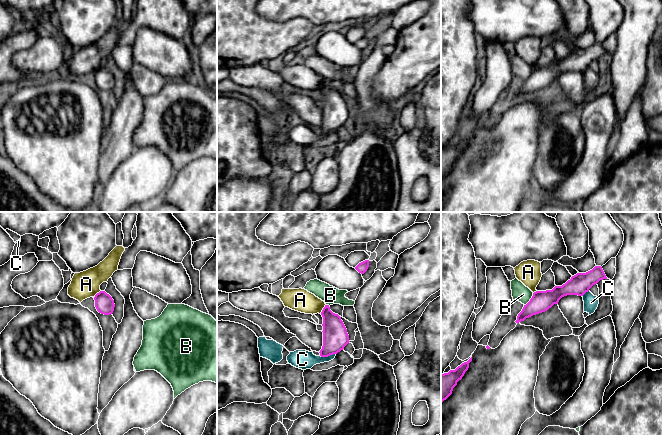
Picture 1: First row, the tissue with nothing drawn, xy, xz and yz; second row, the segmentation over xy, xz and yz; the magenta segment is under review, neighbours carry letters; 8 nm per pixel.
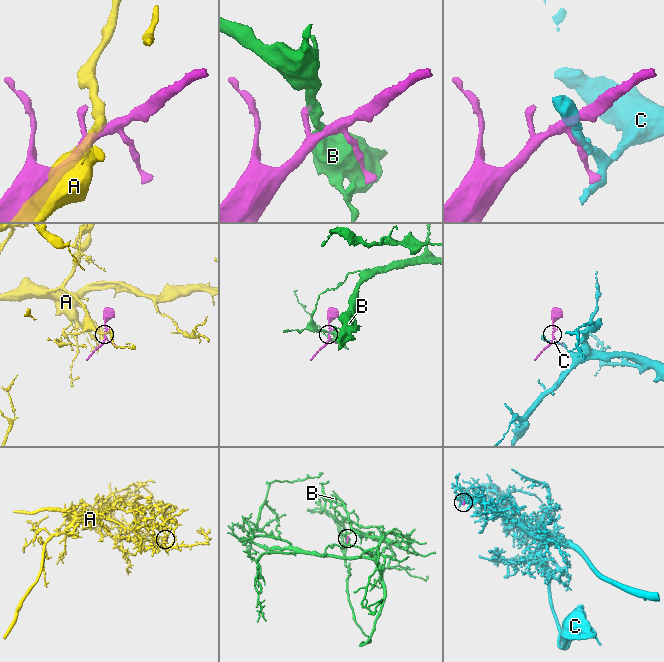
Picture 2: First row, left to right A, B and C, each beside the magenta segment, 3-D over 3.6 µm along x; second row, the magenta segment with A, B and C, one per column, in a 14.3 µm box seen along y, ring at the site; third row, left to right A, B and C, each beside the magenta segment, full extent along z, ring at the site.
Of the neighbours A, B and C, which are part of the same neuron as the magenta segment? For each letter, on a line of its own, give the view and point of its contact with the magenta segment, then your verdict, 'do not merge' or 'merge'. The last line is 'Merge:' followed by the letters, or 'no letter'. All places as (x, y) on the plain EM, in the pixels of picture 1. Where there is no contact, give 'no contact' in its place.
A: meets magenta in xz at (323, 85); do not merge
B: meets magenta in yz at (530, 75); do not merge
C: meets magenta in xz at (327, 132); do not merge
Merge: no letter

